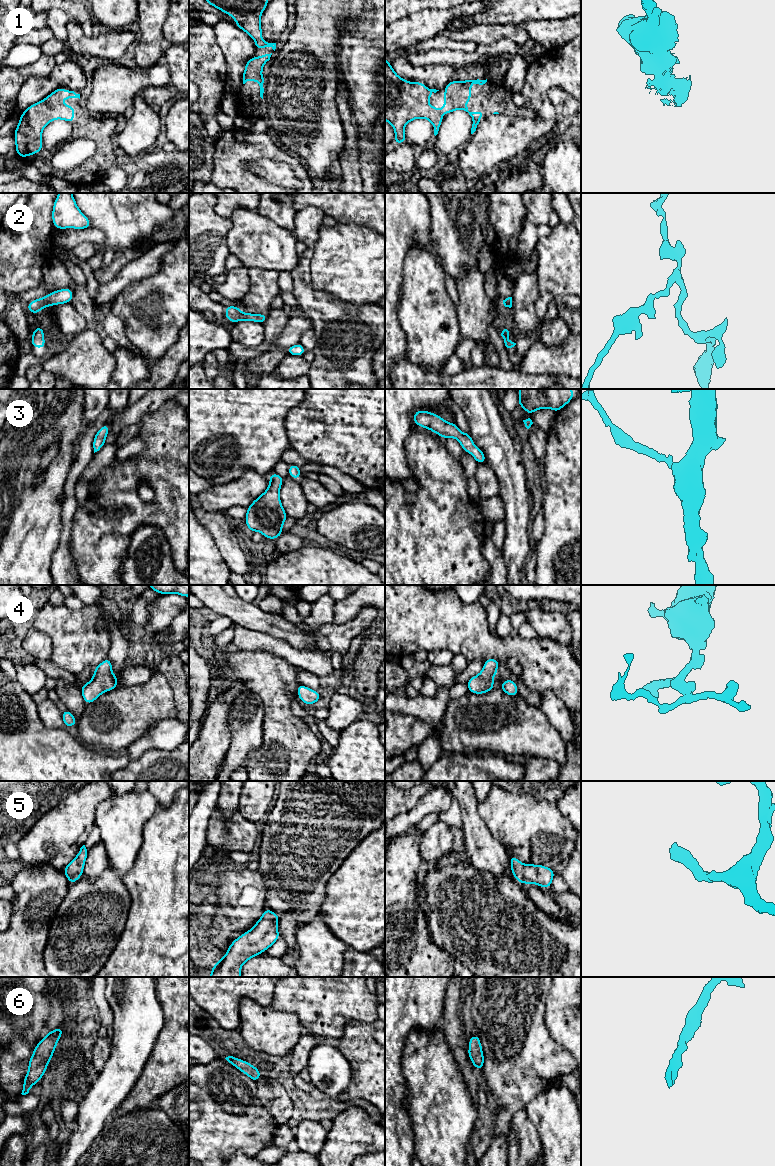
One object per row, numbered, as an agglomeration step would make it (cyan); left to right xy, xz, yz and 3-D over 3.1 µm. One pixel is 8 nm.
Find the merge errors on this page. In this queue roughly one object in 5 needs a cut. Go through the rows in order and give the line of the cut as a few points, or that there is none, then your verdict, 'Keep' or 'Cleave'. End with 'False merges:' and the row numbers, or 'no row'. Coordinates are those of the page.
1: No split. Keep
2: No split. Keep
3: No split. Keep
4: No split. Keep
5: No split. Keep
6: No split. Keep
False merges: no row

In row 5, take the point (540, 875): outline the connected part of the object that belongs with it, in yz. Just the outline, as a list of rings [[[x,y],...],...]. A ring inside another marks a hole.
[[[509,856],[511,872],[521,884],[534,883],[542,888],[550,888],[555,872],[543,865],[522,864],[517,857]]]

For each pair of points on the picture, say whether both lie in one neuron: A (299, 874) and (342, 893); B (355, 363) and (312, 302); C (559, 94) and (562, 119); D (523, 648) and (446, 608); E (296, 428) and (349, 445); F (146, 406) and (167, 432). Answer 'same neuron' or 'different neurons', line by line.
A: different neurons
B: same neuron
C: same neuron
D: same neuron
E: same neuron
F: different neurons

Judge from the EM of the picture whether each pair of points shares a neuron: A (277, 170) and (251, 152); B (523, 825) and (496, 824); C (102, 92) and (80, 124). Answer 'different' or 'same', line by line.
A: different
B: same
C: different

